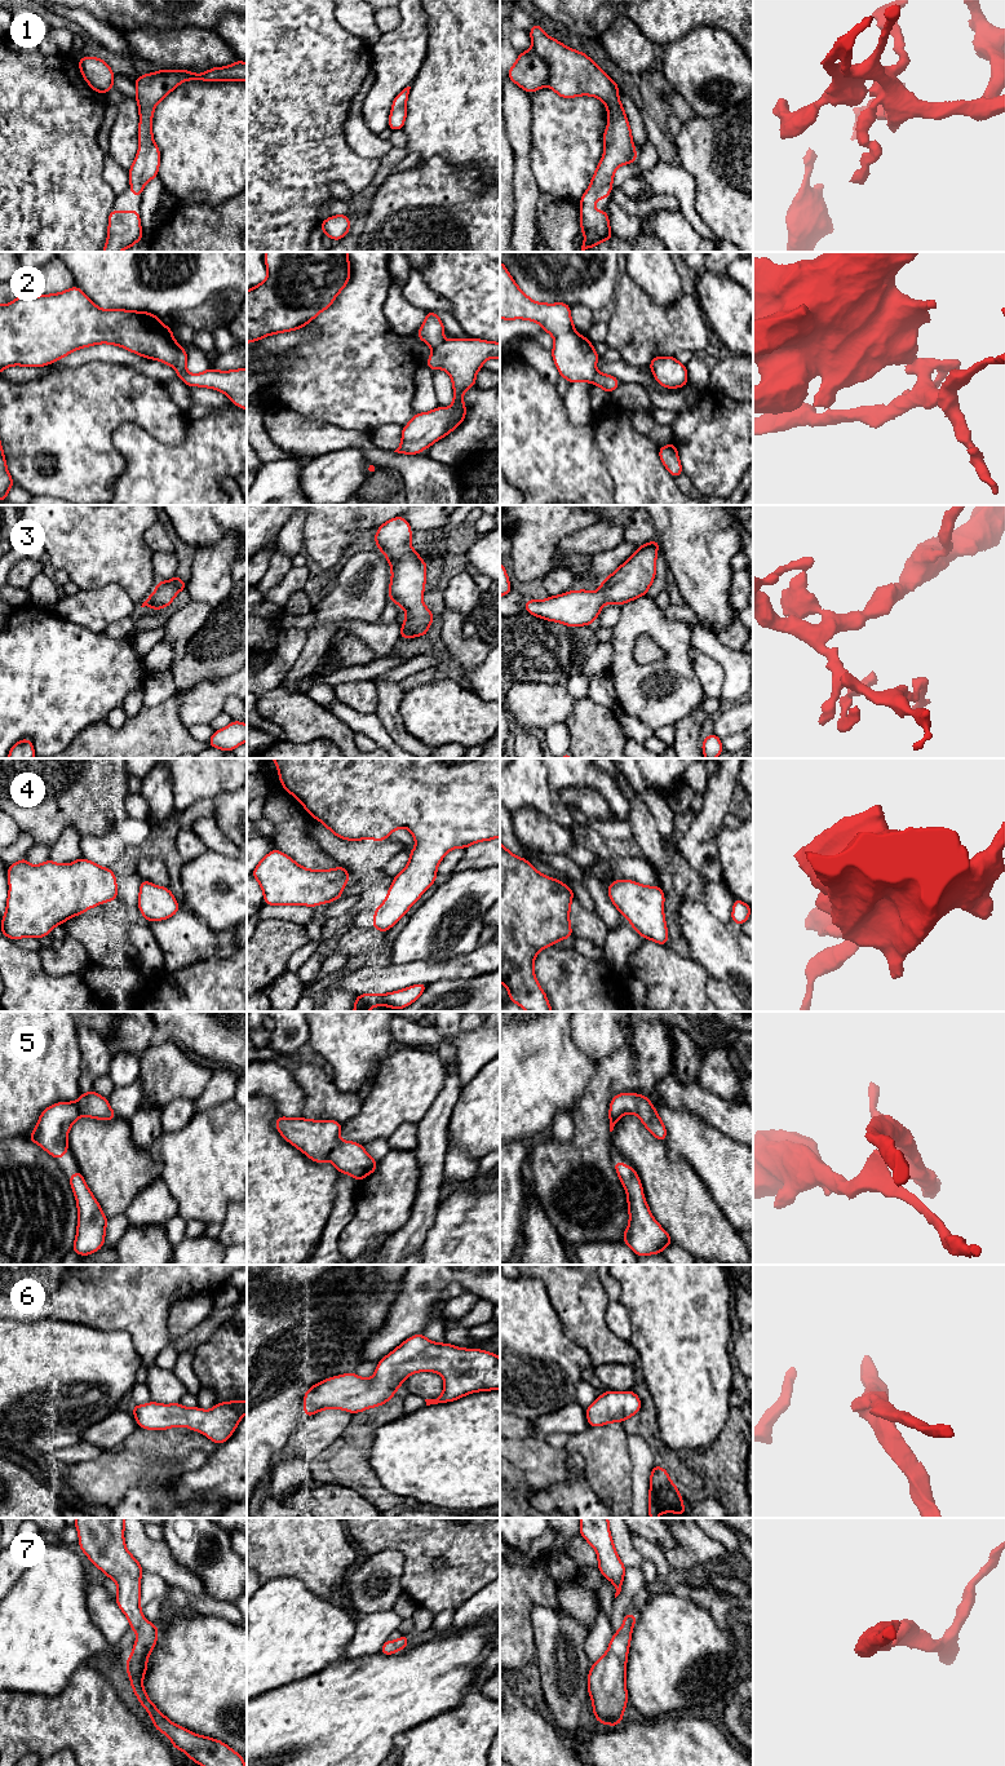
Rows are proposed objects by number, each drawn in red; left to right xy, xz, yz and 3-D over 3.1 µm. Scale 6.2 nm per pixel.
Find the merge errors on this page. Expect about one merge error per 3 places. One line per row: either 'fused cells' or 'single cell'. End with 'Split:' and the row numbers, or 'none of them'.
1: single cell
2: fused cells
3: single cell
4: single cell
5: single cell
6: single cell
7: single cell
Split: 2

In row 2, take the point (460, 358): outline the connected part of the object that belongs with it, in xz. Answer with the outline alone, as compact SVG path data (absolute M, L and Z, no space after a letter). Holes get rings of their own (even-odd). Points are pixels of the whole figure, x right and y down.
M453 337L433 348L426 366L431 371L443 368L451 376L453 403L448 408L438 406L425 413L416 412L412 420L403 426L400 446L394 452L420 453L459 426L466 415L462 395L468 388L477 386L477 372L491 358L500 359L500 342Z

